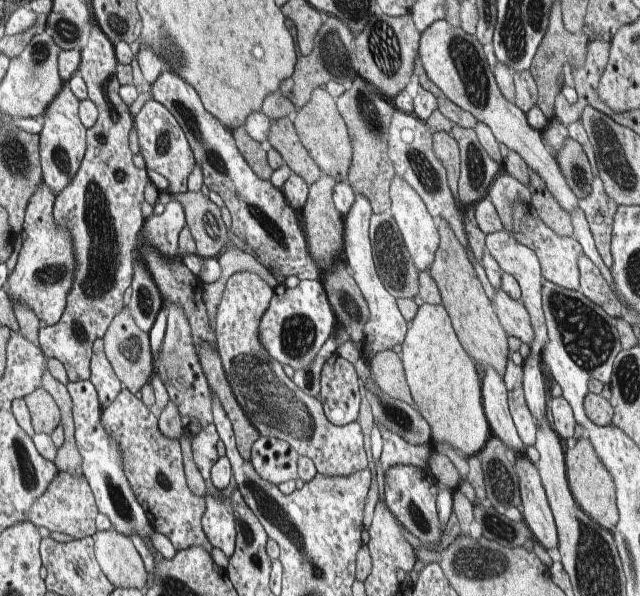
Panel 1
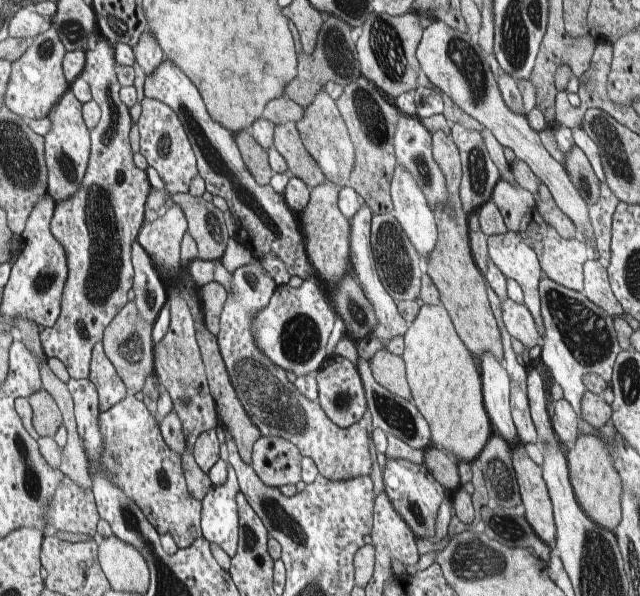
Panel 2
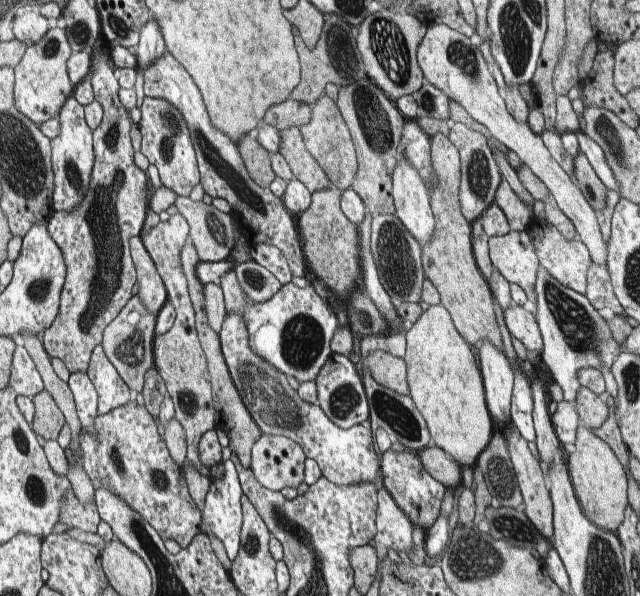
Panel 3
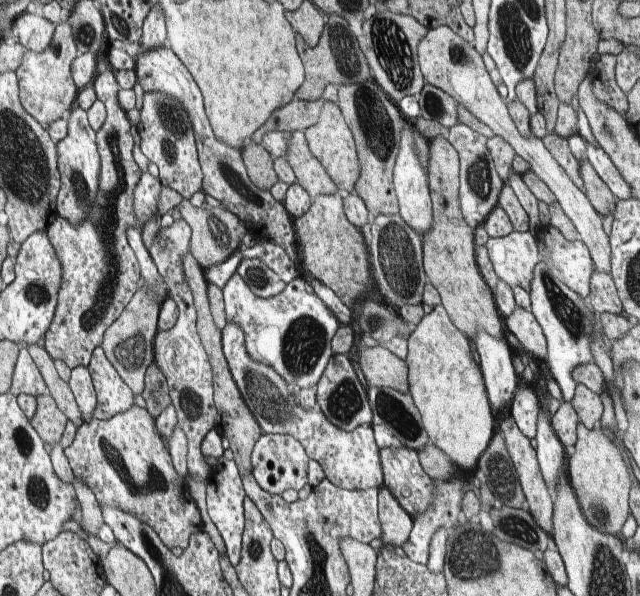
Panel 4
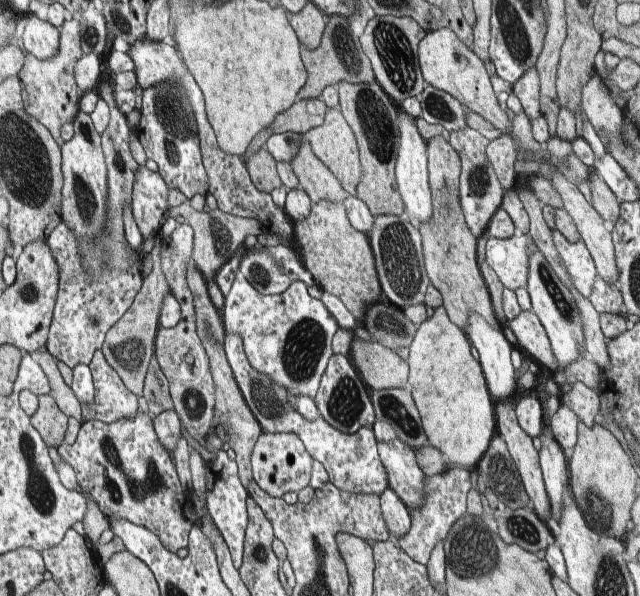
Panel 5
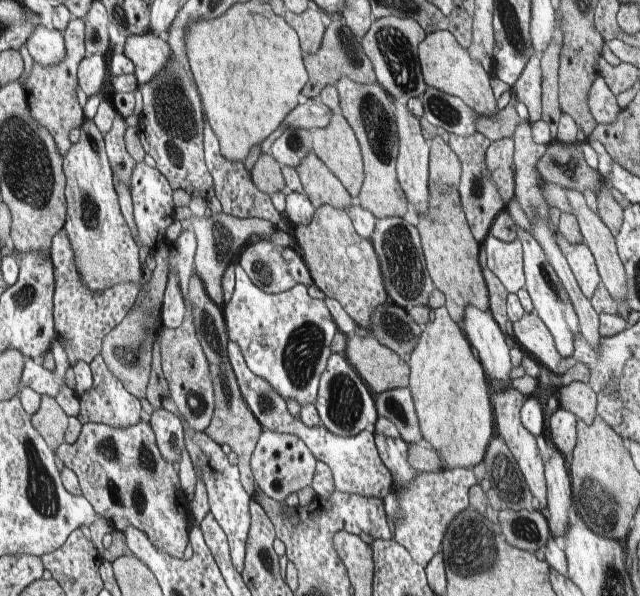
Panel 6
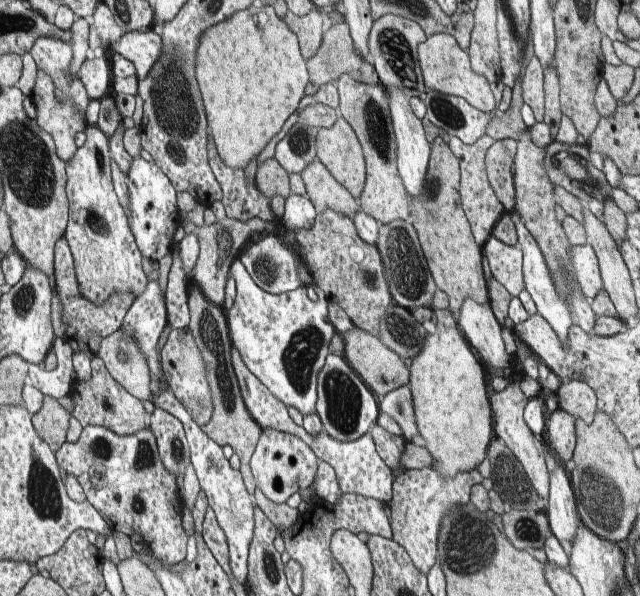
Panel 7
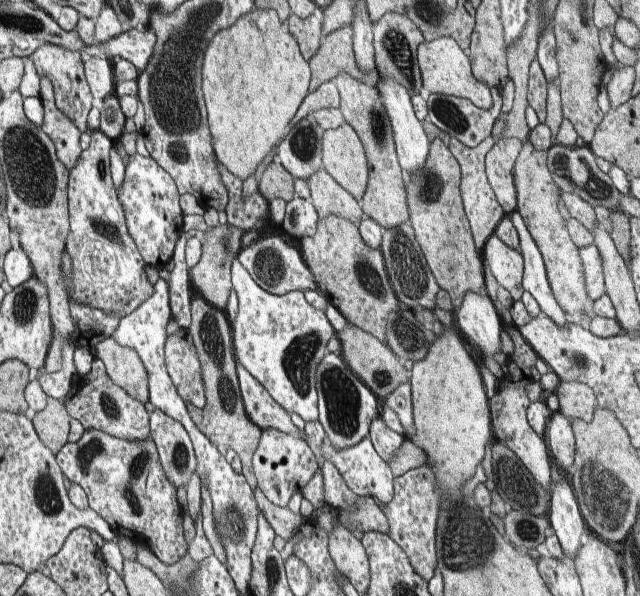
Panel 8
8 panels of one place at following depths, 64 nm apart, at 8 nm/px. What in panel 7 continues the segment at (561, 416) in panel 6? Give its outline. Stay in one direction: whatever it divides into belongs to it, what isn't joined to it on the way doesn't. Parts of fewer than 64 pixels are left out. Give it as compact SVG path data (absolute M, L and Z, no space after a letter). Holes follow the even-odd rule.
M560 408L546 422L552 454L562 465L573 459L573 452L576 450L576 422L577 418Z

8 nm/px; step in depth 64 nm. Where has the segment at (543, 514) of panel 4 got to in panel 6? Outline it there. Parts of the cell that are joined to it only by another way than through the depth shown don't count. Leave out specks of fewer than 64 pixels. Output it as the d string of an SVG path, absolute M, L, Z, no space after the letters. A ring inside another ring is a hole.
M508 387L500 391L494 391L492 394L492 402L494 402L494 420L497 420L498 436L504 439L508 445L512 456L514 456L529 491L532 496L540 502L540 511L546 510L546 482L544 482L544 466L542 466L542 458L538 454L538 446L536 446L536 437L521 422L522 406L526 402L527 397L516 388Z

